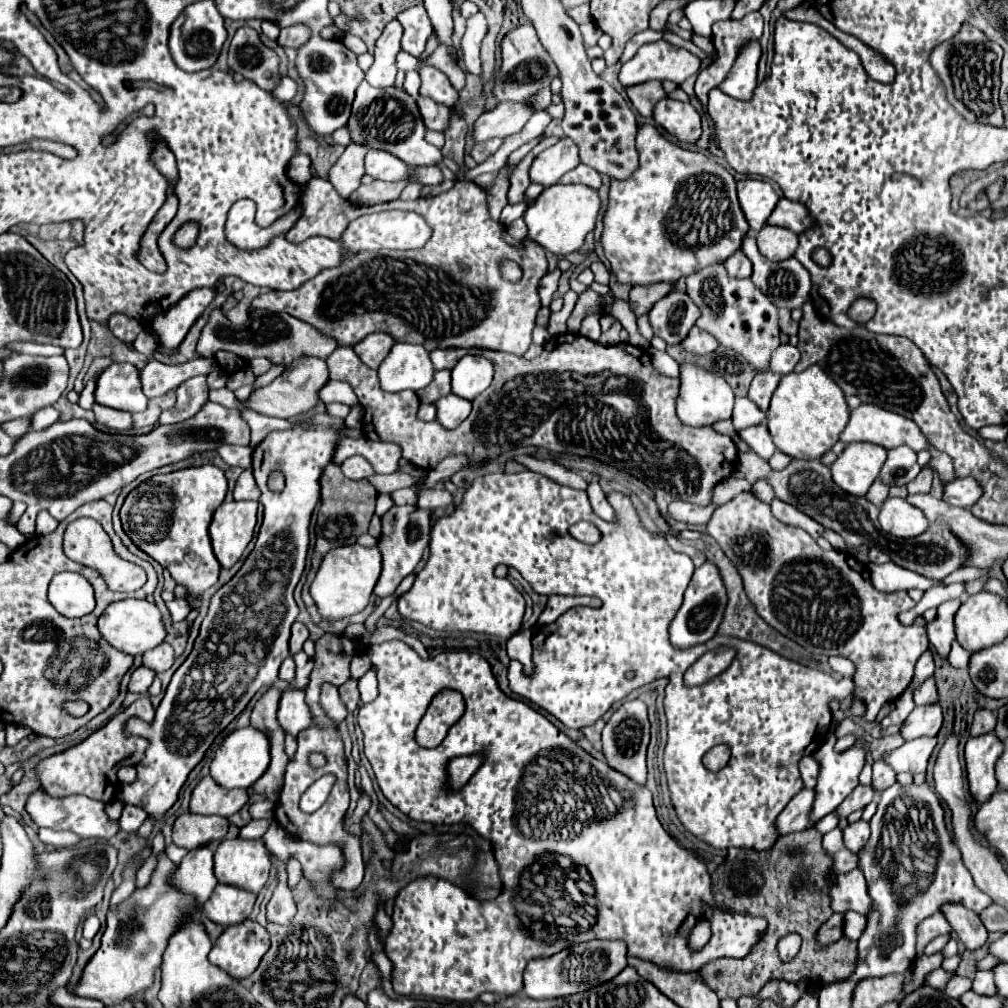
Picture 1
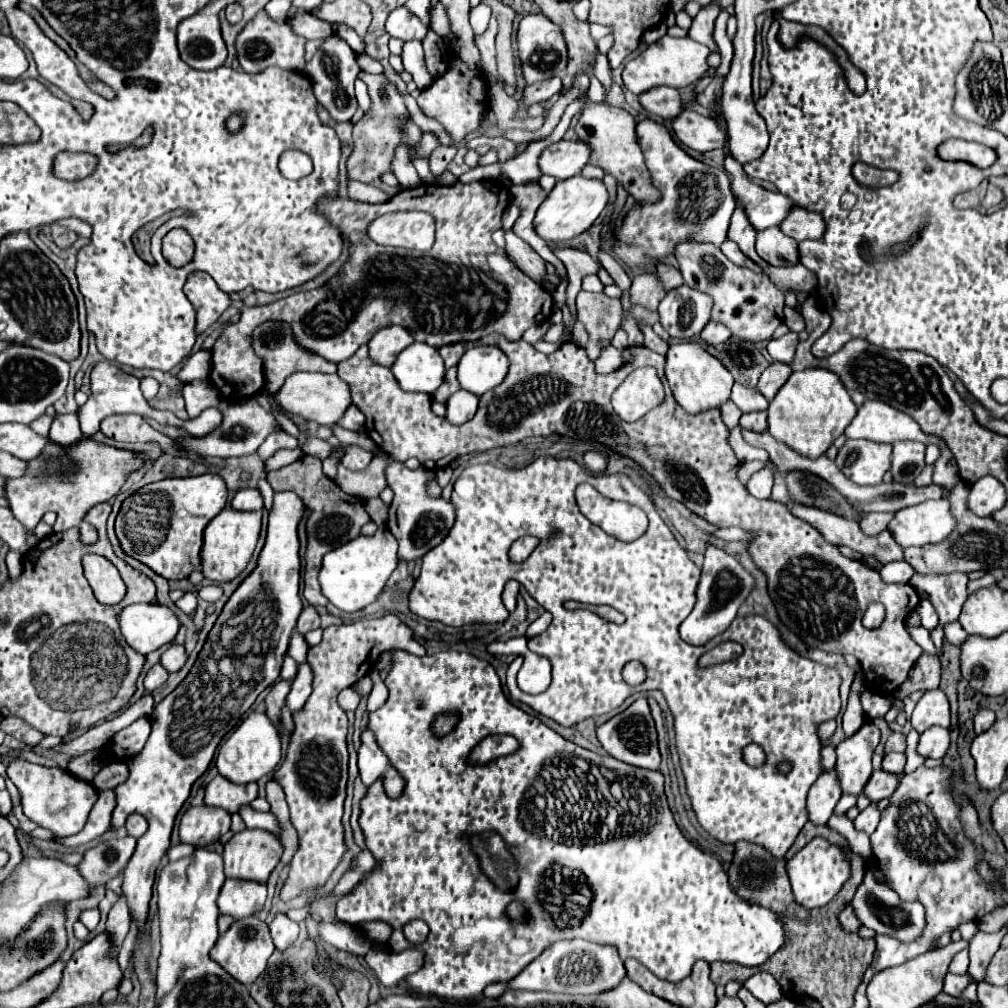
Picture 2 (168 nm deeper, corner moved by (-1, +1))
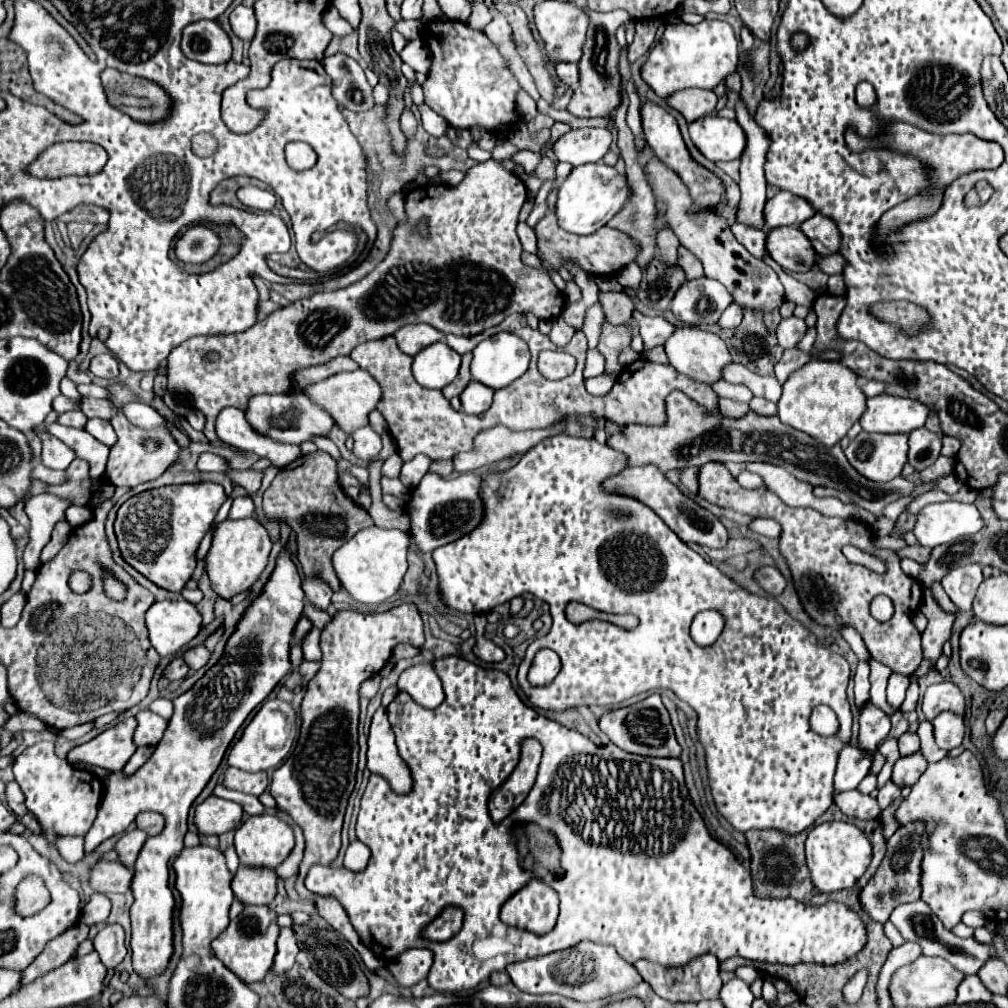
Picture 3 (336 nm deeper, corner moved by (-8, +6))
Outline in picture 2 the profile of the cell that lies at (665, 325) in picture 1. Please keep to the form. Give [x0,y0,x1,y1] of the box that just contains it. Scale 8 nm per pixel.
[659,285,713,339]

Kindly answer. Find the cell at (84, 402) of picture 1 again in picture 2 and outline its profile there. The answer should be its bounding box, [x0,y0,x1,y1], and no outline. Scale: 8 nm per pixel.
[49,413,83,447]

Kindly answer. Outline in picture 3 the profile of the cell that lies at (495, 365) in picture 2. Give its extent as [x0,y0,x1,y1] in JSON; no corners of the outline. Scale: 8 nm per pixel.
[472,332,530,388]

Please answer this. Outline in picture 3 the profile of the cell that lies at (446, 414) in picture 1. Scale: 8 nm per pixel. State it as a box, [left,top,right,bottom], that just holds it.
[460,382,494,414]

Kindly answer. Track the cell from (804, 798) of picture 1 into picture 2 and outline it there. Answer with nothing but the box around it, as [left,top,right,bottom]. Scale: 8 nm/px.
[809,767,843,823]

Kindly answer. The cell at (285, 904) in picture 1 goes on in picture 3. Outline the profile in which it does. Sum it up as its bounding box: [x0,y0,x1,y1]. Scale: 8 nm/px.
[272,928,298,974]

